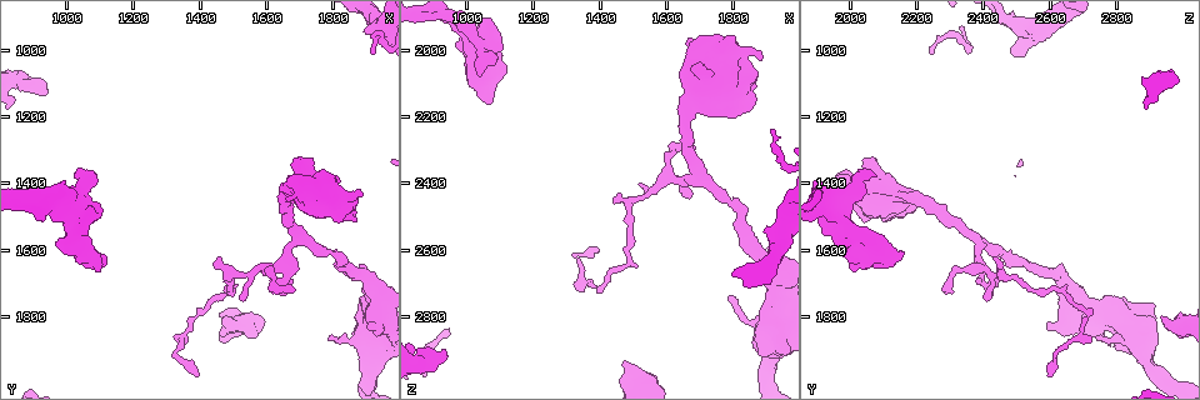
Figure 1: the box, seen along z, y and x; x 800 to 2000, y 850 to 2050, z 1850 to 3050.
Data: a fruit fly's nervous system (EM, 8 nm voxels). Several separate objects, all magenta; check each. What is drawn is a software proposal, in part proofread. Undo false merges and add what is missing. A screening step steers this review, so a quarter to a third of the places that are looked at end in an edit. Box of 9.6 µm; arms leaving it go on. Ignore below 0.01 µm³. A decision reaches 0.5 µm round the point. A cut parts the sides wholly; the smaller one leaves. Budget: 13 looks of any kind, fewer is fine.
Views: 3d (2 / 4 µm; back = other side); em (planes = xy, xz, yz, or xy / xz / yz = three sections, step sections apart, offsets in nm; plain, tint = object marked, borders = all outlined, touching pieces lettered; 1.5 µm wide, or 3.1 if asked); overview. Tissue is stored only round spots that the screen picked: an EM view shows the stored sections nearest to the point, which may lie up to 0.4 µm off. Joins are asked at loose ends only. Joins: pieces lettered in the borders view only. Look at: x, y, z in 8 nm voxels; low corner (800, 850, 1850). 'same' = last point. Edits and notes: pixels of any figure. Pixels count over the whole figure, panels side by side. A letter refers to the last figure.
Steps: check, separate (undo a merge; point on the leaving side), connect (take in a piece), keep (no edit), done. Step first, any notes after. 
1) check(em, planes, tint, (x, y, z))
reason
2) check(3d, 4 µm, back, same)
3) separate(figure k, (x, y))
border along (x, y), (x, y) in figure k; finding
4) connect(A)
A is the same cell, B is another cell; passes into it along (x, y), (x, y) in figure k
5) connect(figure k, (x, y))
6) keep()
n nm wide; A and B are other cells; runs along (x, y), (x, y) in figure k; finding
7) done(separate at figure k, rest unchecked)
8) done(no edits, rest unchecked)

check(em, xy, step 8, plain, (1030, 1420, 1970))
three arms meet

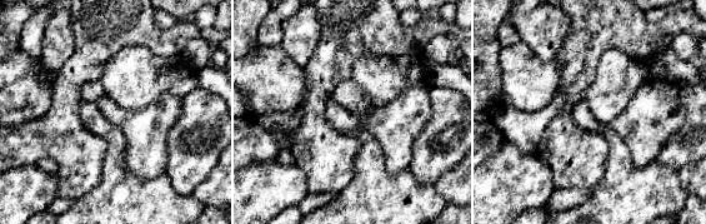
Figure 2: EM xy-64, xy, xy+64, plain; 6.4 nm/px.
check(em, xy, step 8, borders, same)
see the neighbours

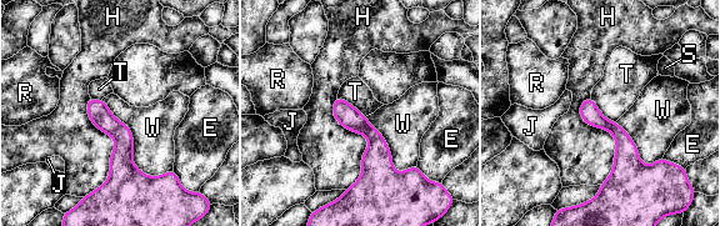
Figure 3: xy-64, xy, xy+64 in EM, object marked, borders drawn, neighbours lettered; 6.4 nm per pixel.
keep()
E, H, J, R, S, T and W are other cells; border along (101, 100), (141, 171), (173, 170) in figure 3; no lettered piece goes on from it

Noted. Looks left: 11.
check(em, planes, borders, (1910, 1830, 2600))
free end

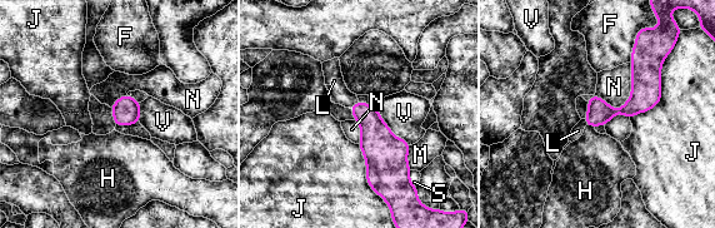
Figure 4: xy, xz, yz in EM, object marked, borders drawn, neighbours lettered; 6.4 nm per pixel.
connect(figure 4, (334, 80))
L is the same cell, F, H, J, M, N, S and V are other cells; passes into it along (376, 135), (353, 105), (334, 80) in figure 4; it goes on there

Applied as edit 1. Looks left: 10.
check(em, yz, step 8, tint, (1680, 1720, 2310))
an open end

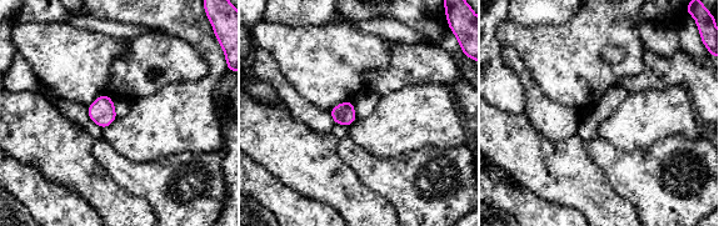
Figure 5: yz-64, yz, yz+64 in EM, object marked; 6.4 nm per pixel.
check(em, planes, borders, same)
cut it another way

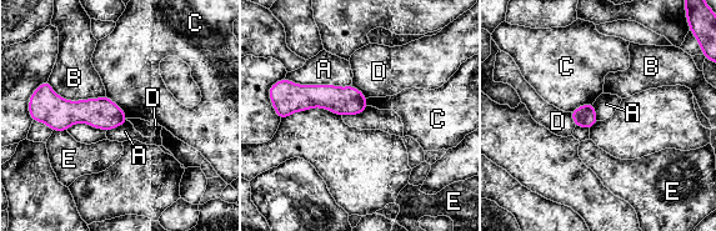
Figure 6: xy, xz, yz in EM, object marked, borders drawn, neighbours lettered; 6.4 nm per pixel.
keep()
140 nm wide; A, B, C, D and E are other cells; runs along (364, 104), (298, 99), (286, 109) in figure 6; none of them fits

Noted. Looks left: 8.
check(em, xy, step 4, tint, (1460, 1620, 2440))
thin end

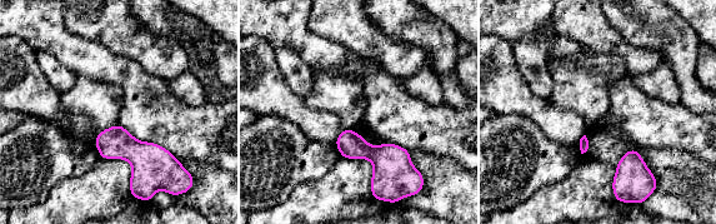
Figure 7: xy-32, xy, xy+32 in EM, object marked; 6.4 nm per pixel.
check(em, planes, borders, same)

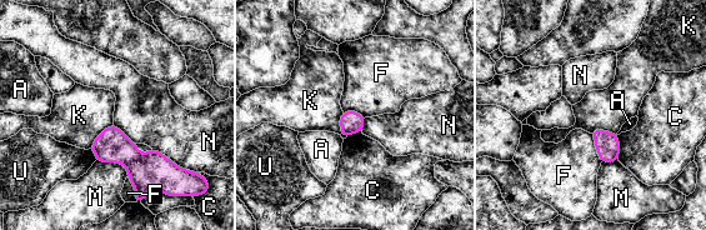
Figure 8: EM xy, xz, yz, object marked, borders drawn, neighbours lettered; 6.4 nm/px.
keep()
80 nm wide; A, C, F, K, M, N and U are other cells; border along (151, 148), (185, 170) in figure 8; no lettered piece goes on from it

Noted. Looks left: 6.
check(3d, 4 µm, (1400, 1970, 2590))
tapers out

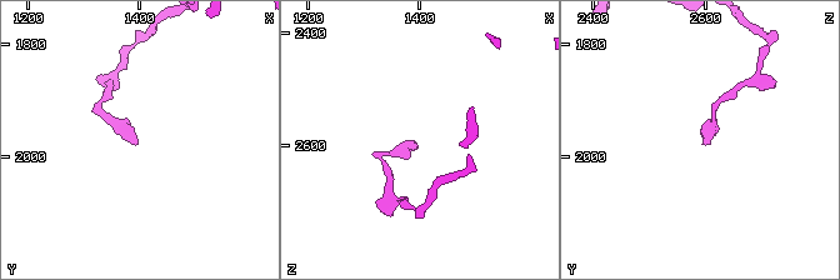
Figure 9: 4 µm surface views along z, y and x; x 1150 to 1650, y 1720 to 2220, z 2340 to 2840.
check(em, yz, step 4, tint, (1395, 1975, 2600))

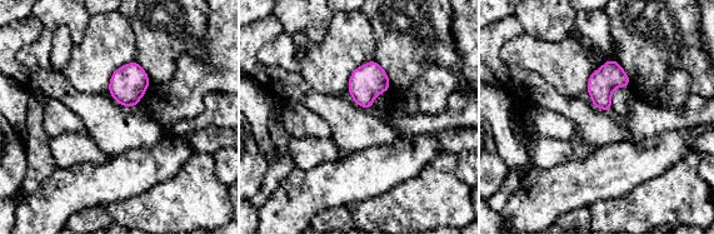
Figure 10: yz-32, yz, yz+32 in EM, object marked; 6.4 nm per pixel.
check(em, planes, borders, same)
another direction

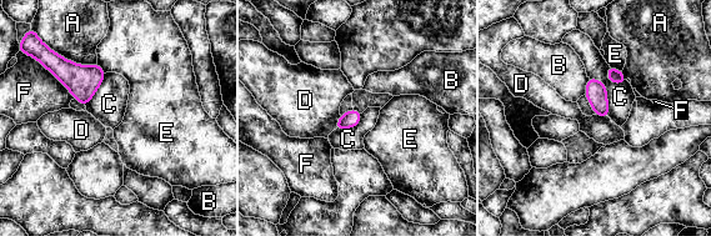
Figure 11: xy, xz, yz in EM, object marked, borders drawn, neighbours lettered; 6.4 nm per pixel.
keep()
110 nm wide; A, B, C, D, E and F are other cells; none of them fits

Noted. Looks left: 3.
done(connect at figure 4, rest unchecked)

